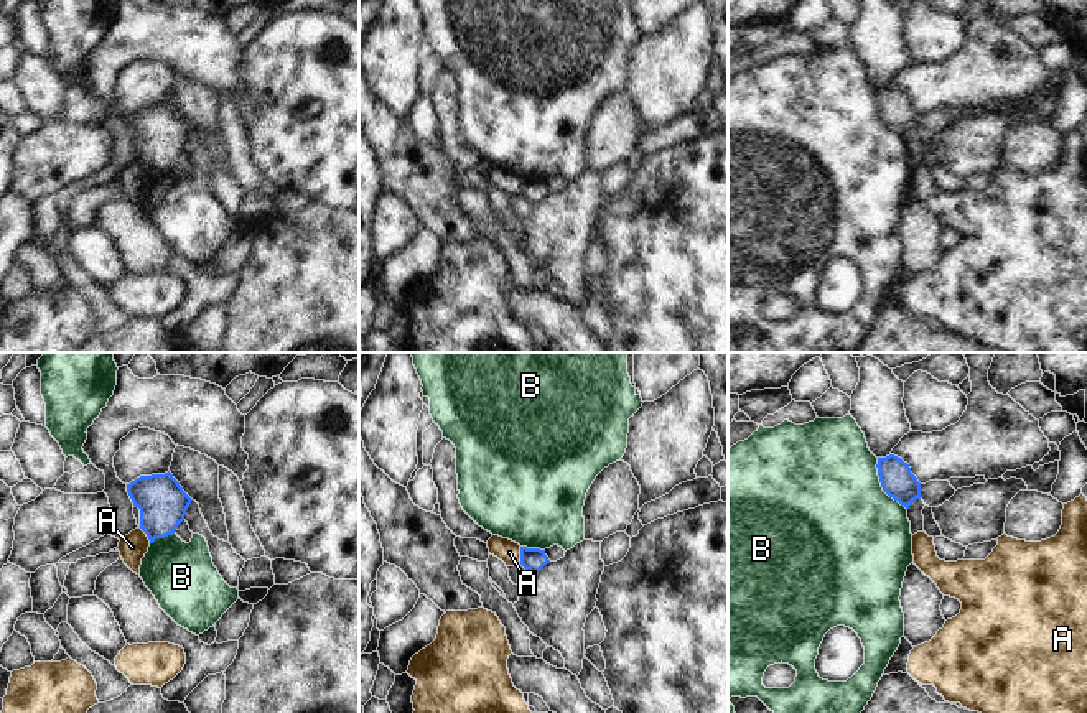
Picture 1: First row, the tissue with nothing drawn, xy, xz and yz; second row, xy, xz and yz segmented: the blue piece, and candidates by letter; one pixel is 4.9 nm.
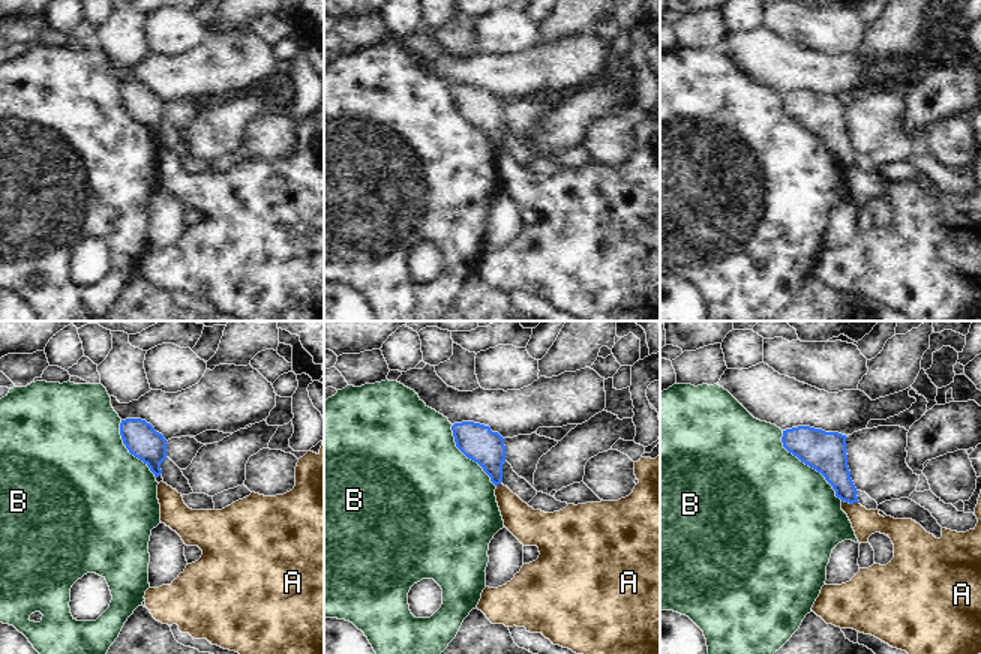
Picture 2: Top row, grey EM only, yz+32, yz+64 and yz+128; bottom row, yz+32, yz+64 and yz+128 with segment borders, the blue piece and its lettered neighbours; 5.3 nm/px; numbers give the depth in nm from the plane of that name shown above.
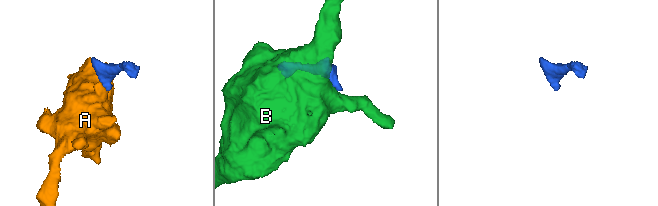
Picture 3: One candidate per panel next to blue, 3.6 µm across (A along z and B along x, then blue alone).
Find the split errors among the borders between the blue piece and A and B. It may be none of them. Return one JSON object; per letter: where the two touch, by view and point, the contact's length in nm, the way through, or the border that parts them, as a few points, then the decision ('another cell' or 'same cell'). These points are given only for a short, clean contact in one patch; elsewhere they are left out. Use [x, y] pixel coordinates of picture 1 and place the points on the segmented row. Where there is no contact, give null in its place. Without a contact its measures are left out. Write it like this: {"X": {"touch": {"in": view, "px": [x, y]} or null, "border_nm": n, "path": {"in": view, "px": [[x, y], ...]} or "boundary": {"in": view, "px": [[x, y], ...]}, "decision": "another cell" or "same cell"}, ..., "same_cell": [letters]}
{"A": {"touch": {"in": "xz", "px": [521, 555]}, "border_nm": 90, "boundary": {"in": "xz", "px": [[519, 547], [521, 563]]}, "decision": "another cell"}, "B": {"touch": {"in": "yz", "px": [881, 486]}, "border_nm": 300, "decision": "another cell"}, "same_cell": []}

